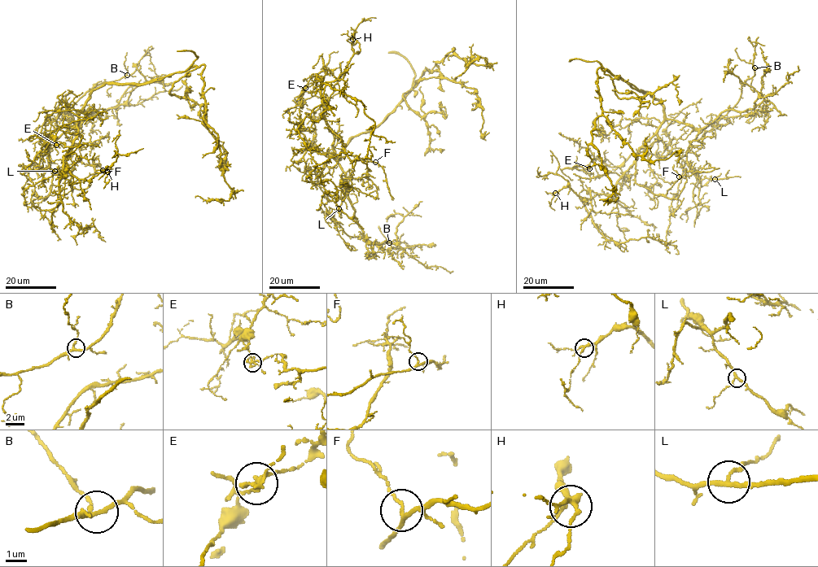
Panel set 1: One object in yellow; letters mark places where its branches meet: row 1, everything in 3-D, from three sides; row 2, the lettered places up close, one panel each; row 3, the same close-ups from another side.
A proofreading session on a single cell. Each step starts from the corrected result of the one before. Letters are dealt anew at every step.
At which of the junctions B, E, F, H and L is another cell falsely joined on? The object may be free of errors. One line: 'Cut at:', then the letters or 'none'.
Cut at: E

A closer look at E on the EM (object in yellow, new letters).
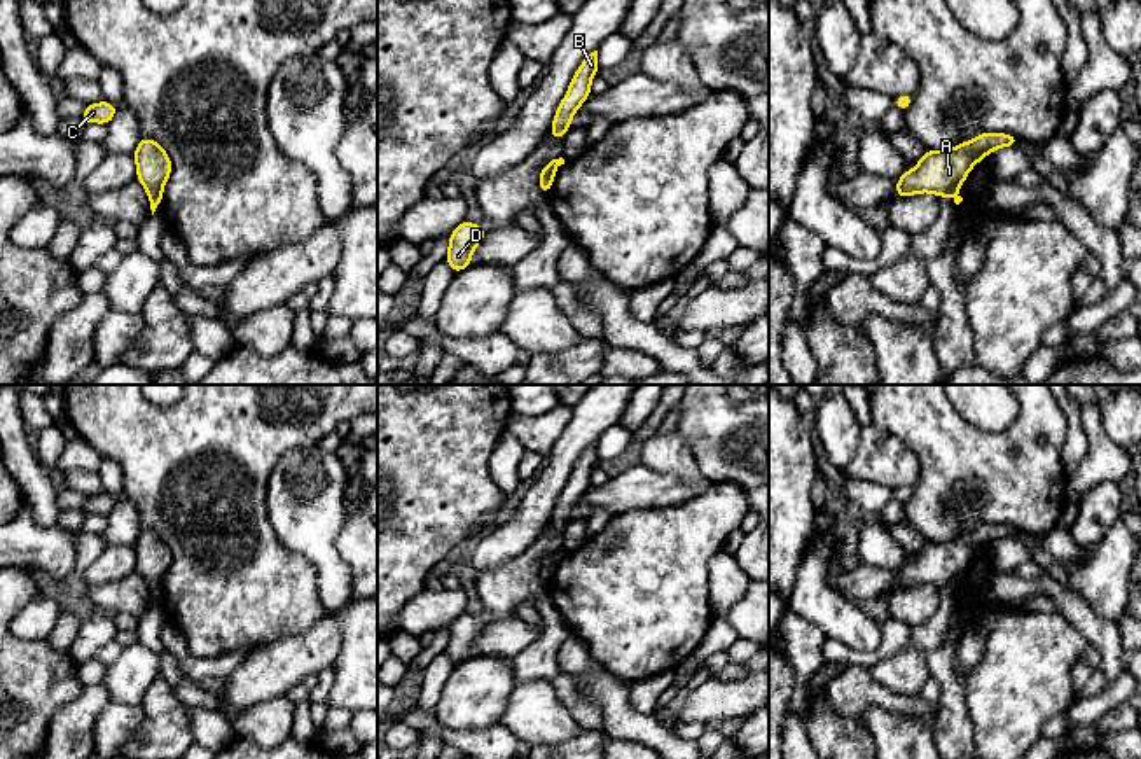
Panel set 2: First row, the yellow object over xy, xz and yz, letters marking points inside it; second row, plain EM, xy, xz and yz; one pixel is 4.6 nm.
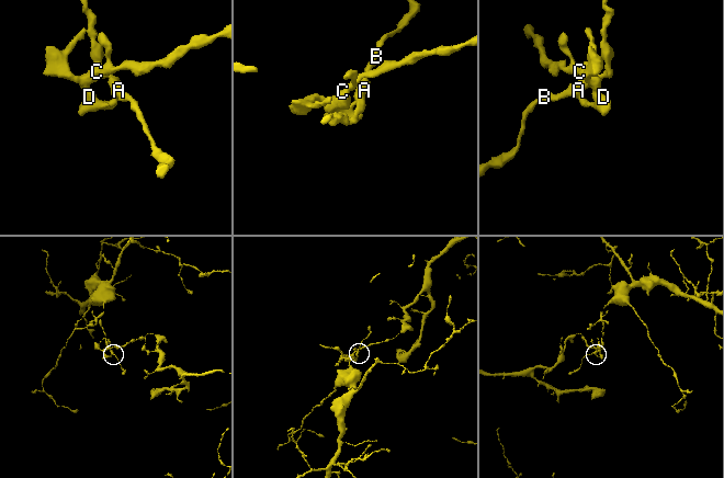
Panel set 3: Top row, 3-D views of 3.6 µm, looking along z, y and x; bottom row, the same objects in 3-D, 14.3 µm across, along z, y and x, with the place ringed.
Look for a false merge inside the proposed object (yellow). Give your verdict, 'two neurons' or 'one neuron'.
two neurons

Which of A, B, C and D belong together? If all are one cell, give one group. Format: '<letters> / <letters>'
A B / C D

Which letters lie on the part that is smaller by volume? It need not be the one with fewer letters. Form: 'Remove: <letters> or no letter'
Remove: C, D

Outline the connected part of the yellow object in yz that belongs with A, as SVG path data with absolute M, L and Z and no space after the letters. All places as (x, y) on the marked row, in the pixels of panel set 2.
M980 133L973 140L947 150L924 150L914 170L896 180L896 196L933 192L938 198L954 198L970 170L989 152L1019 145L1019 138L1006 133Z

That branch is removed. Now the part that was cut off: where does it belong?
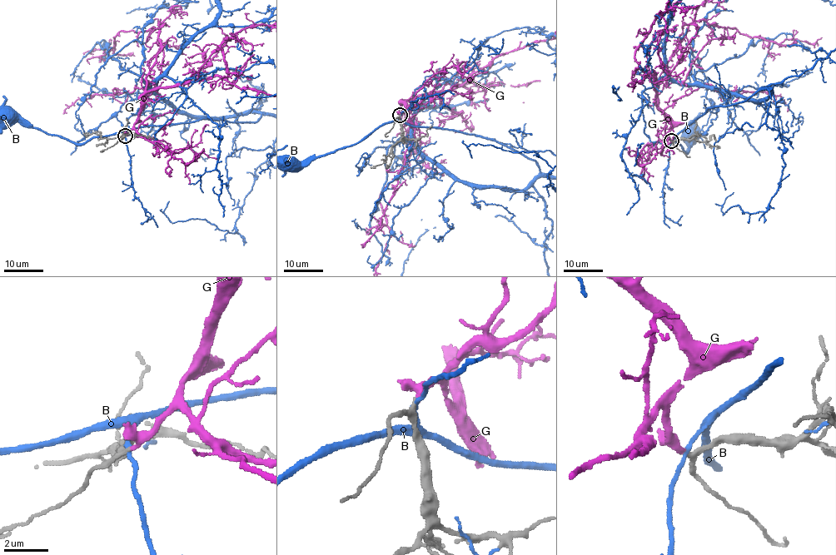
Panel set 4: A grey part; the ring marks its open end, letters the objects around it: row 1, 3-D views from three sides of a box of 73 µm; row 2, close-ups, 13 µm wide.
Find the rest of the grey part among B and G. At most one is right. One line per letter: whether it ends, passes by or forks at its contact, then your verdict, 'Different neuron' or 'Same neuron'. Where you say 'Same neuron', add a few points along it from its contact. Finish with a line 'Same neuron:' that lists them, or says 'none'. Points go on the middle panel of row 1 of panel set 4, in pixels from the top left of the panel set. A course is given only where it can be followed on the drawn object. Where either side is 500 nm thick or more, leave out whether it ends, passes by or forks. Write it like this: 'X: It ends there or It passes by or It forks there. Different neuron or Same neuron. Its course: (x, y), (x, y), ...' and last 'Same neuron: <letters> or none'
B: It passes by. Different neuron
G: It passes by. Same neuron. Its course: (400, 115), (403, 102), (413, 144), (379, 198), (390, 233), (375, 270)
Same neuron: G

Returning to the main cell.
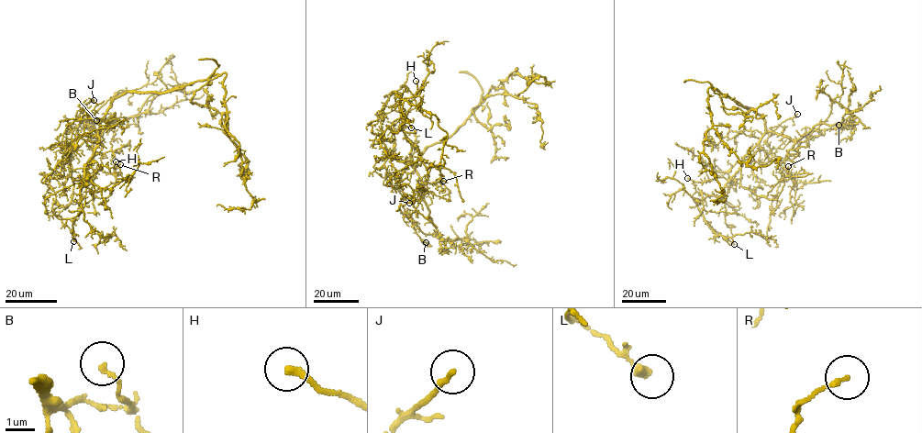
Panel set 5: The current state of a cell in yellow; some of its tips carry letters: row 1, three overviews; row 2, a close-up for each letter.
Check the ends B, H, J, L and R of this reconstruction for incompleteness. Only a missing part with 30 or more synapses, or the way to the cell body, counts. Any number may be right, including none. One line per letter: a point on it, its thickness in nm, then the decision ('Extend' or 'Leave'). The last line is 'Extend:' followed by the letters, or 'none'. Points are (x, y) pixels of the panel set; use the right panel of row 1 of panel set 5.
B: Place: (838, 125). Thickness 150 nm. Leave
H: Place: (687, 178). Thickness 240 nm. Leave
J: Place: (797, 114). Thickness 180 nm. Leave
L: Place: (734, 244). Thickness 320 nm. Leave
R: Place: (788, 166). Thickness 140 nm. Leave
Extend: none

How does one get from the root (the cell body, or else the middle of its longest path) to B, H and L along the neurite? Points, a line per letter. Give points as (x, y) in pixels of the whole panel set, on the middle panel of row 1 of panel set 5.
B: (423, 152), (415, 168), (423, 194), (410, 216), (415, 232), (426, 242)
H: (423, 152), (416, 167), (413, 166), (412, 147), (402, 127), (417, 92), (416, 81)
L: (423, 152), (416, 167), (413, 166), (412, 147), (402, 128), (397, 94), (403, 99), (402, 111), (411, 127)

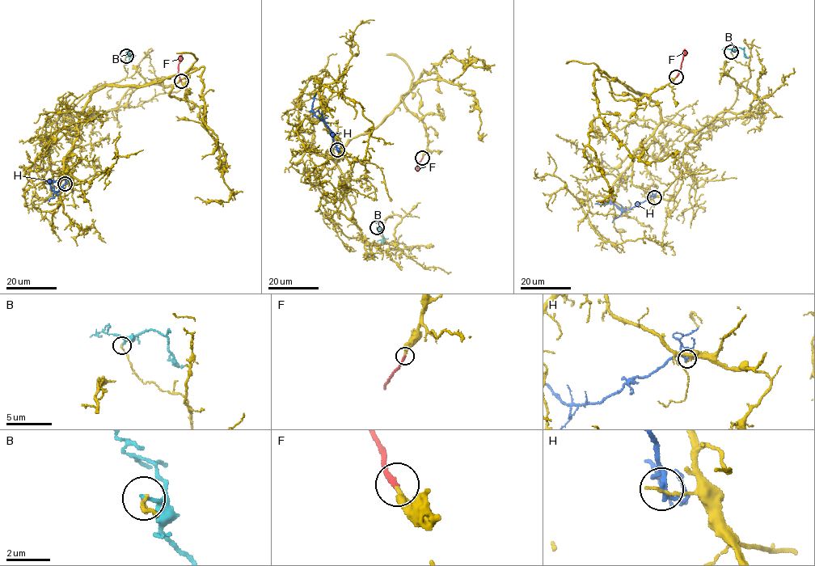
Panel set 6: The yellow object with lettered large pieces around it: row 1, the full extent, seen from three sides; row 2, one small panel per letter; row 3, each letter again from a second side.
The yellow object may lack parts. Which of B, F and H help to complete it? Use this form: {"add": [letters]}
{"add": ["F"]}

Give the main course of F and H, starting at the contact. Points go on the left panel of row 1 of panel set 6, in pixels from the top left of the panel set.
F: (181, 81), (178, 73), (182, 54)
H: (65, 183), (59, 192), (53, 191), (48, 182), (57, 181)

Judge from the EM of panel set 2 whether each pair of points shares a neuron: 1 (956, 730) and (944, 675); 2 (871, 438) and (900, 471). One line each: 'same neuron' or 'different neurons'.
1: same neuron
2: same neuron

